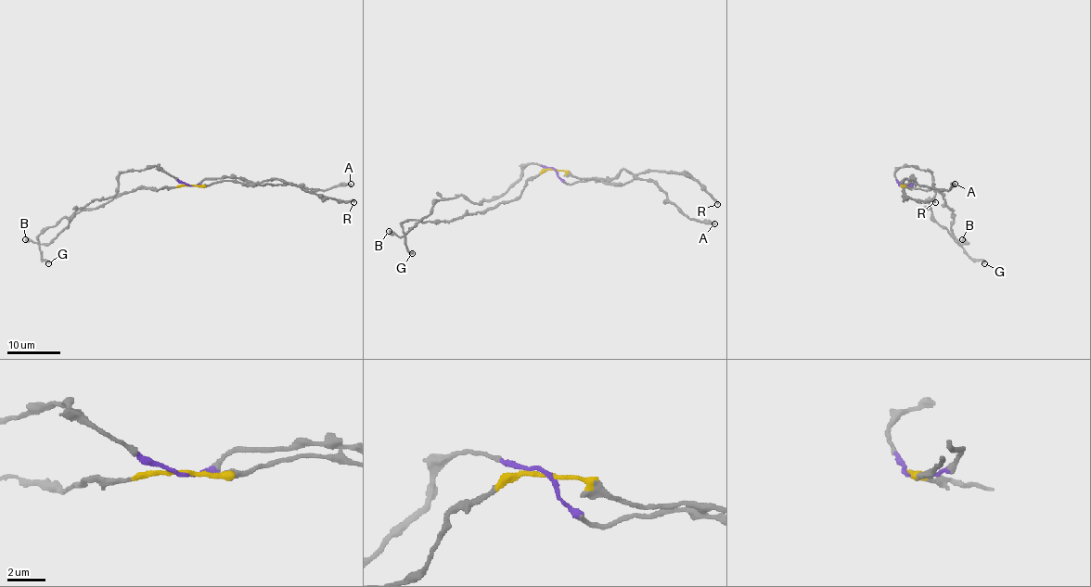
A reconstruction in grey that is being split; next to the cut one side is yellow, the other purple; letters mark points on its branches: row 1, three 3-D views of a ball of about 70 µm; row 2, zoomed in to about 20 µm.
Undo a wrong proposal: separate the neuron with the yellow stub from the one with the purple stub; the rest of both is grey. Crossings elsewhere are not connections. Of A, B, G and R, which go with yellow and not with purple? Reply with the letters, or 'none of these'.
A, G

